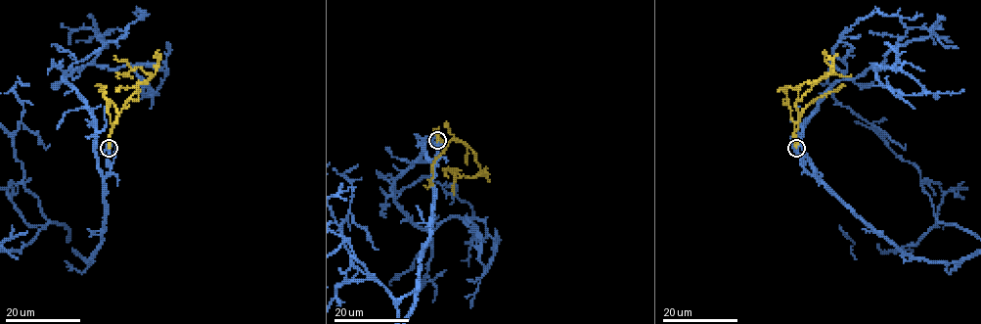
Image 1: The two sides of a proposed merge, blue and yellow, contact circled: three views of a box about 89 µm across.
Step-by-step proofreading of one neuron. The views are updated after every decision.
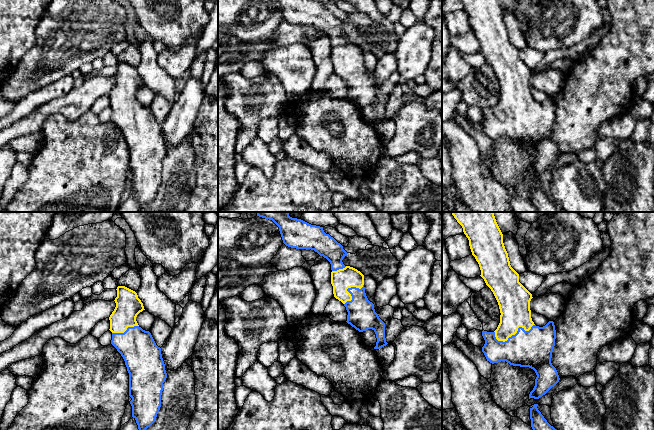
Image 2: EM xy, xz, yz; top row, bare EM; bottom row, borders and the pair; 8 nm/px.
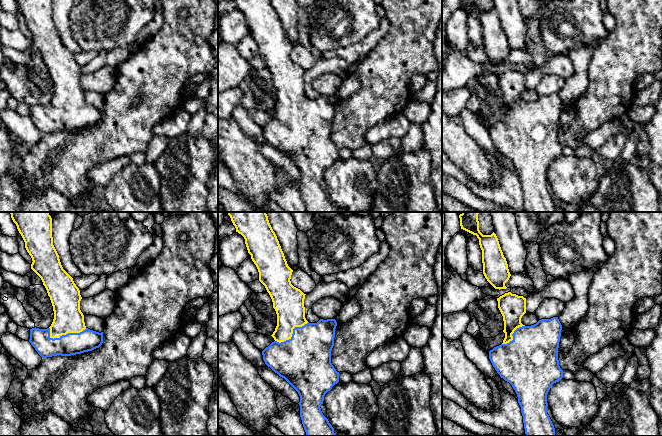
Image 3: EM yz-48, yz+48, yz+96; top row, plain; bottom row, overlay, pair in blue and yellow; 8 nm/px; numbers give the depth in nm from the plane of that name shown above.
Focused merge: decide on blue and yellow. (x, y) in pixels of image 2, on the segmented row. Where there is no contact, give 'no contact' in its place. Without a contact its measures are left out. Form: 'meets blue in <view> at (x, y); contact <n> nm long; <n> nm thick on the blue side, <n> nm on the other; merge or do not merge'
meets blue in yz at (516, 333); contact 340 nm long; 300 nm thick on the blue side, 260 nm on the other; merge

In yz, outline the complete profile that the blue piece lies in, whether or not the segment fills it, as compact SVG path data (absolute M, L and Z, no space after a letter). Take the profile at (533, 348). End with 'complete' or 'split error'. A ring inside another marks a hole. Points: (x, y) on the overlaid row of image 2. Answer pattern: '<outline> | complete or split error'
M451 212L469 240L481 277L493 292L500 309L500 323L494 332L482 331L487 361L506 361L529 367L537 375L529 399L539 399L560 380L551 363L556 330L553 321L539 327L531 318L532 294L519 282L503 243L503 234L493 212Z | split error

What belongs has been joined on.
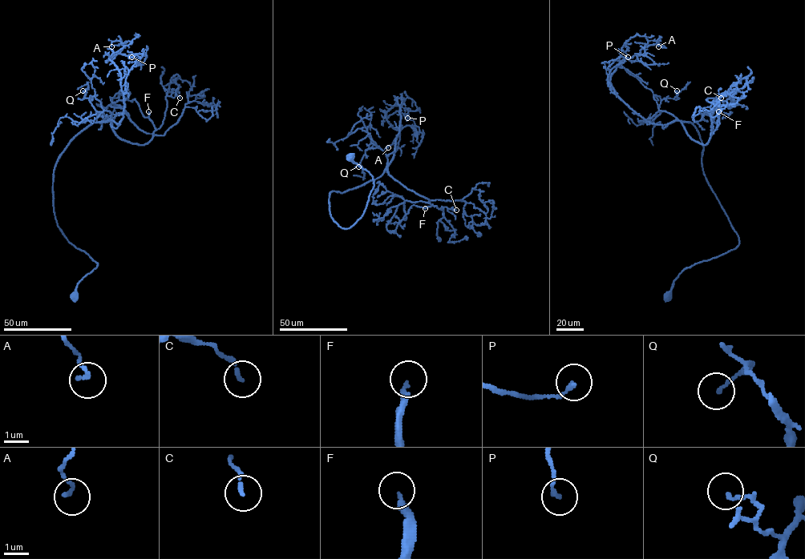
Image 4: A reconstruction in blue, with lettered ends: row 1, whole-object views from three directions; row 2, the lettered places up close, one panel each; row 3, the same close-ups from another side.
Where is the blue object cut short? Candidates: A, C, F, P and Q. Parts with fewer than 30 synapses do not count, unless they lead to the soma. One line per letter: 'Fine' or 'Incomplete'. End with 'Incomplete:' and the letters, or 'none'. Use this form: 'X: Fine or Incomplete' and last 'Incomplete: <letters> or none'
A: Fine
C: Fine
F: Incomplete
P: Fine
Q: Fine
Incomplete: F

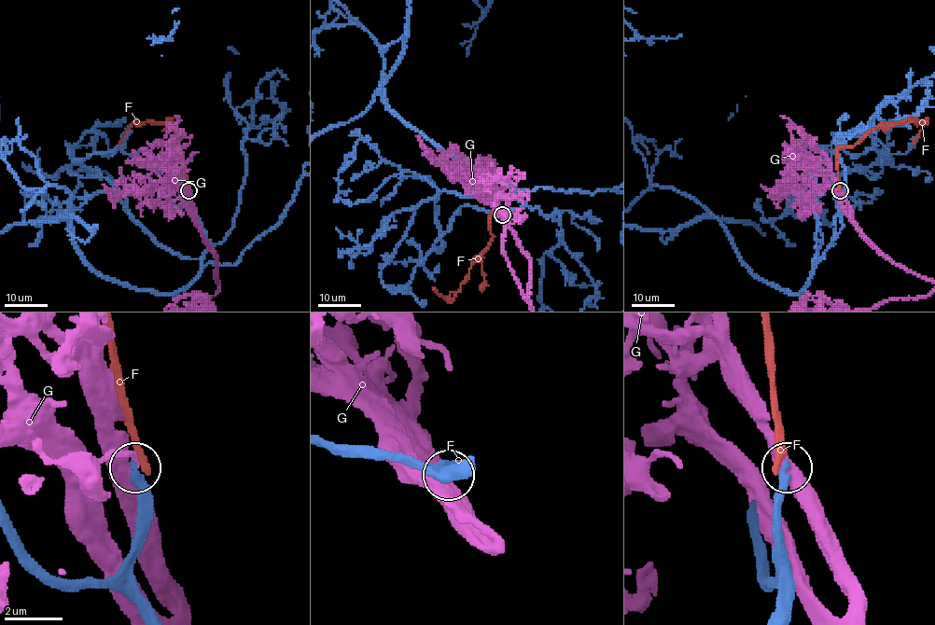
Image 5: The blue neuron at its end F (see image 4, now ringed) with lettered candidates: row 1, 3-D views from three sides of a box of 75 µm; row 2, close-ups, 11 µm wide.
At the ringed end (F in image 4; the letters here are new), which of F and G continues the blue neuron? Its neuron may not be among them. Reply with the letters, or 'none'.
none

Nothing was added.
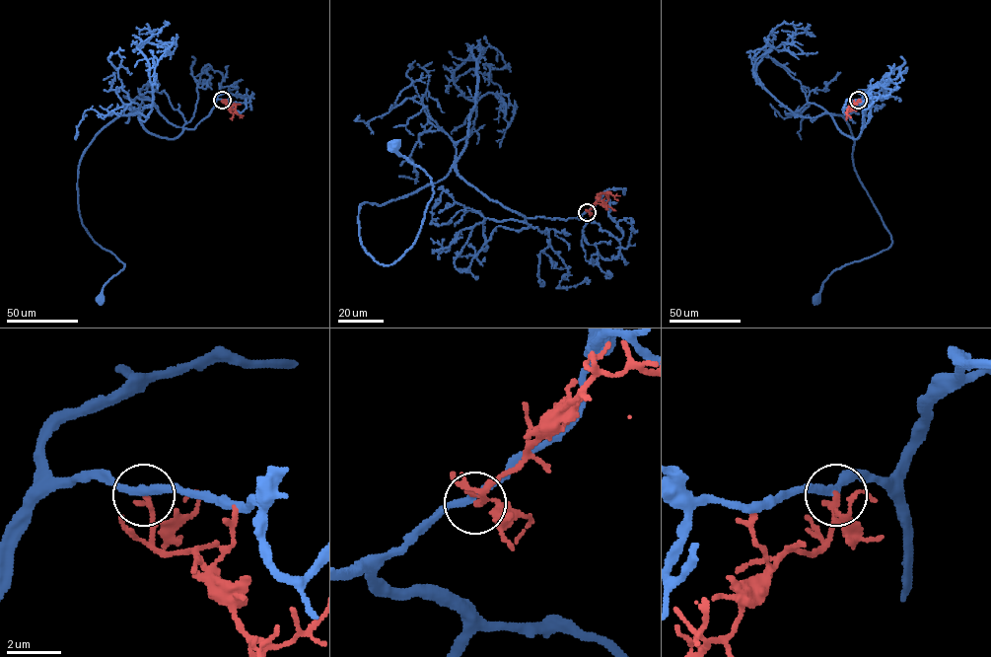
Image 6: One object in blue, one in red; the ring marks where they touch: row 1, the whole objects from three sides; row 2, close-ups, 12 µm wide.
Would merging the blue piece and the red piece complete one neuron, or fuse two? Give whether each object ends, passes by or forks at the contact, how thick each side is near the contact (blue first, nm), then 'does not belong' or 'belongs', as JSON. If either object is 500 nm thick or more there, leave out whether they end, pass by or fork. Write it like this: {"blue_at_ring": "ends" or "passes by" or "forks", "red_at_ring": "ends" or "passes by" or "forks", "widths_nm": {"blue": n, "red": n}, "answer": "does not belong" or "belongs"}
{"blue_at_ring": "passes by", "red_at_ring": "passes by", "widths_nm": {"blue": 280, "red": 150}, "answer": "does not belong"}

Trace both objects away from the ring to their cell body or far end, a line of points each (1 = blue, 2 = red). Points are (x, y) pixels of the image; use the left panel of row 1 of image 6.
1: (222, 100), (172, 139), (149, 132), (136, 113), (119, 115), (85, 150), (79, 214), (125, 264), (101, 298)
2: (222, 100), (231, 112), (242, 117)

